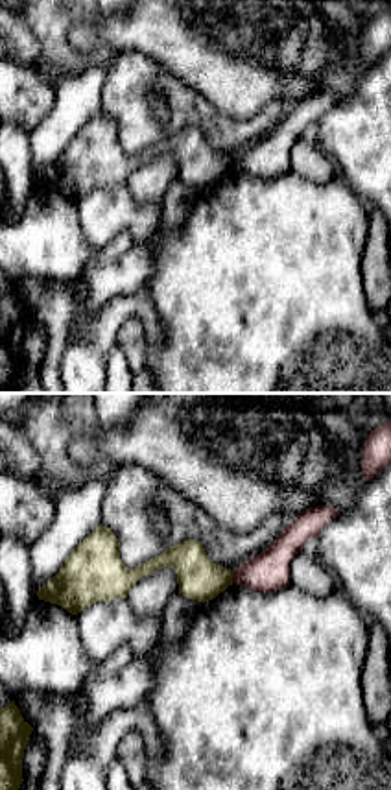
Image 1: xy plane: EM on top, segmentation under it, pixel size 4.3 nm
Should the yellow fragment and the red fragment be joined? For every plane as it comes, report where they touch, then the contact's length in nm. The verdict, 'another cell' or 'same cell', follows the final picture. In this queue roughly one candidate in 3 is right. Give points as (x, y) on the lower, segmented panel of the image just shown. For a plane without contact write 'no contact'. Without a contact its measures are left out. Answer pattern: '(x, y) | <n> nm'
(233, 576) | 60 nm

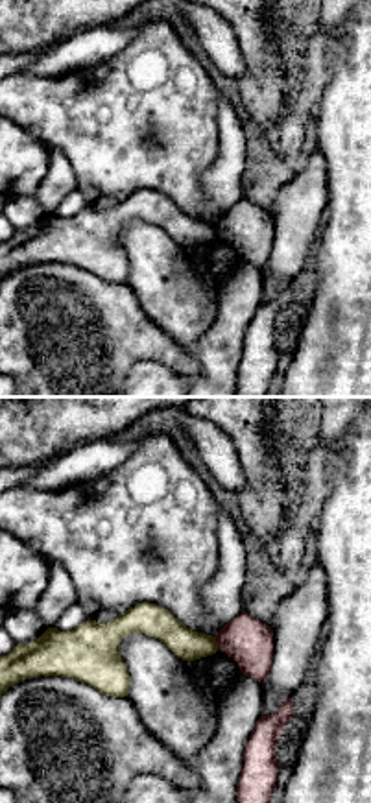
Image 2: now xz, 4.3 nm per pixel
(216, 643) | 70 nm

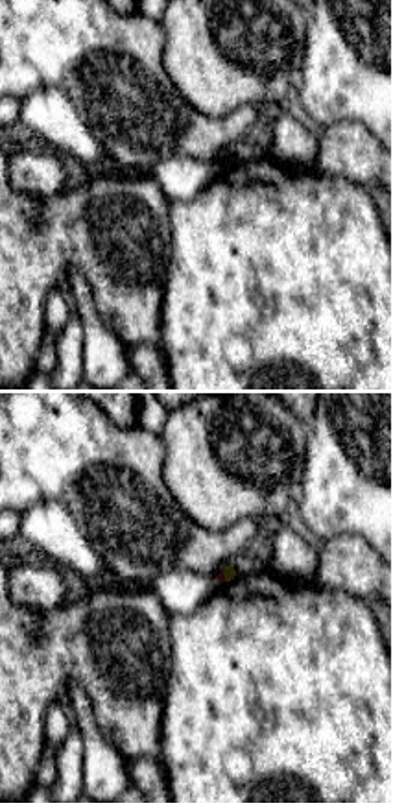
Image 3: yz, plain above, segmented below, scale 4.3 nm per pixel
(224, 575) | 50 nm

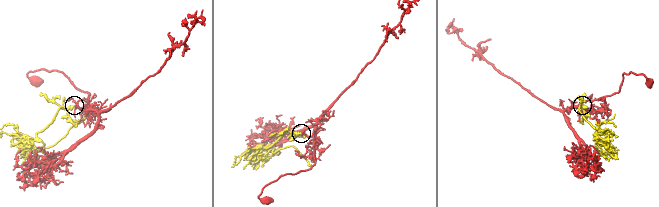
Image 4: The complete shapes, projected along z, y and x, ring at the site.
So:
another cell

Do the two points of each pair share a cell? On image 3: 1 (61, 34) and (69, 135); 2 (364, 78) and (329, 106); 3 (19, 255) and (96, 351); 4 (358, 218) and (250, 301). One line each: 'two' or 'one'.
1: two
2: one
3: two
4: one

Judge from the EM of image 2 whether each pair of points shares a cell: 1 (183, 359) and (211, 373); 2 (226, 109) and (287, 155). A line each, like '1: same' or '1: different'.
1: different
2: different

